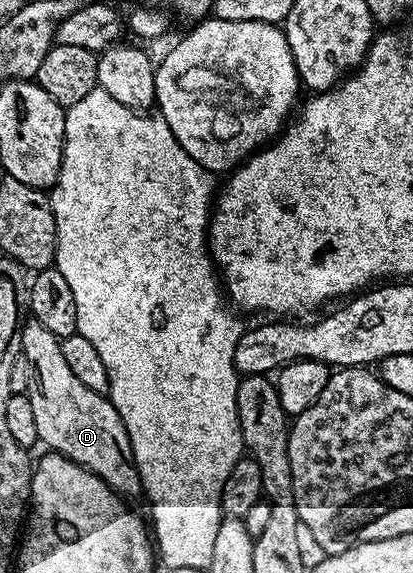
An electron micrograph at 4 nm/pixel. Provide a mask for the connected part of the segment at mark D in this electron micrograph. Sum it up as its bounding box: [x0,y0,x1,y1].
[20,322,142,496]

